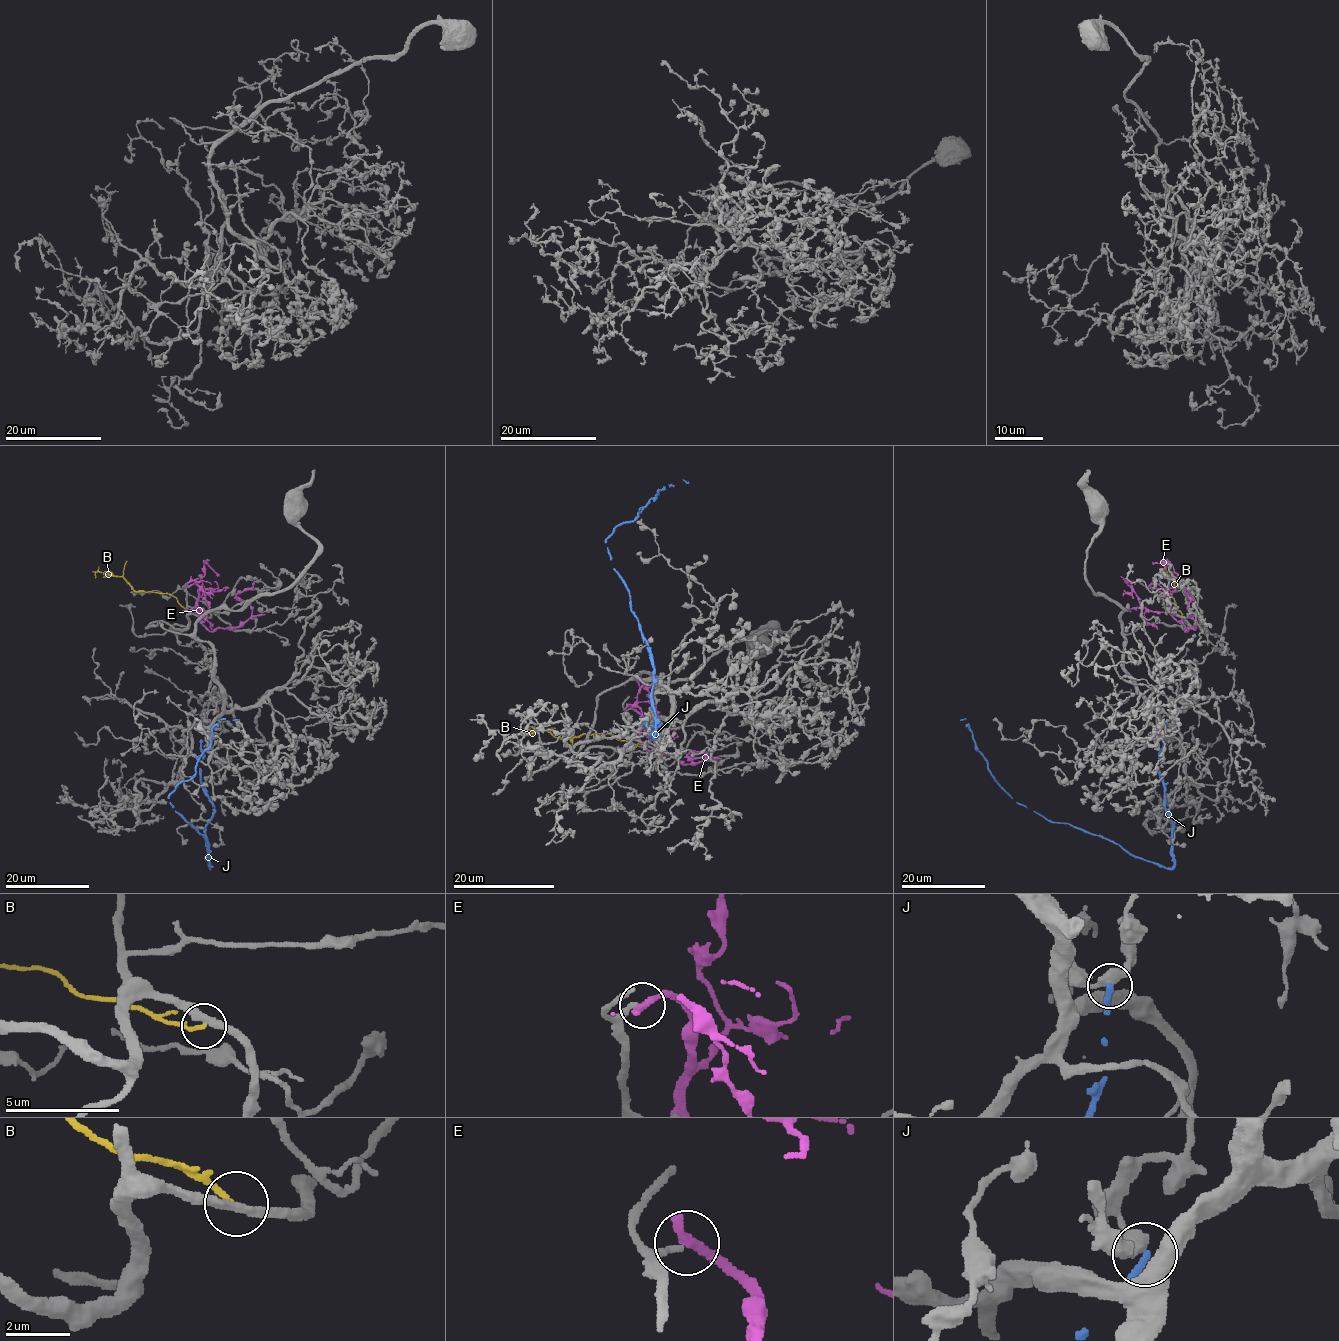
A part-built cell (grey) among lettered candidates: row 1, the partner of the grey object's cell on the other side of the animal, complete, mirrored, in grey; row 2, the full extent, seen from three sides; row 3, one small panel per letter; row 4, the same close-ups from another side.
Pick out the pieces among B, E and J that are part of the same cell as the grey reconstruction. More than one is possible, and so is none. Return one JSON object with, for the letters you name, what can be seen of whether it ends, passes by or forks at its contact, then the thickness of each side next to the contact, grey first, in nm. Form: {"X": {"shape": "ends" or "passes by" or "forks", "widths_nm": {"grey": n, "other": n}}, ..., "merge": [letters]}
{"merge": []}

